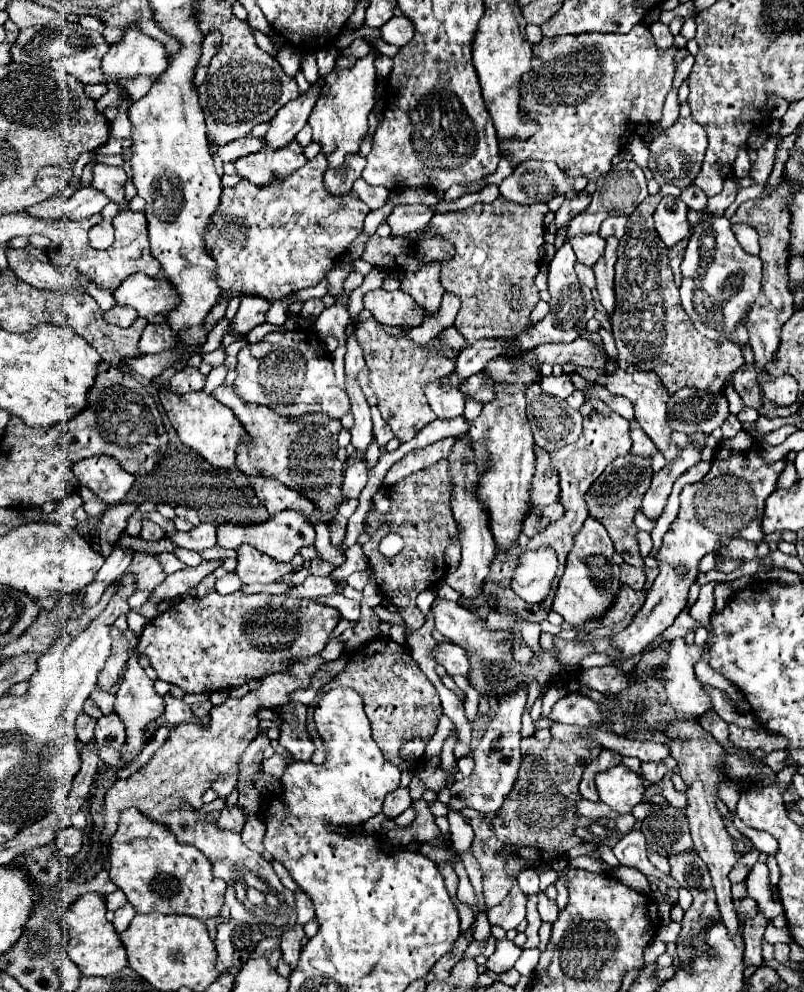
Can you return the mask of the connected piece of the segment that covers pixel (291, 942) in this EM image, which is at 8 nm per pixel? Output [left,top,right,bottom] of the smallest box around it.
[281,924,303,968]

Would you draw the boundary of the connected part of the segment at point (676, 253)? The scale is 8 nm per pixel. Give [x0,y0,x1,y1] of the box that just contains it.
[669,238,689,286]

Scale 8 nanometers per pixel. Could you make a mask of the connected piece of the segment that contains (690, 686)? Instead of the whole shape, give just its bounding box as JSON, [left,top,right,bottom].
[659,638,711,720]

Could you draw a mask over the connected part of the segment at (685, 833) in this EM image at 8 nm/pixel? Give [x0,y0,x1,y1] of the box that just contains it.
[641,804,693,858]

